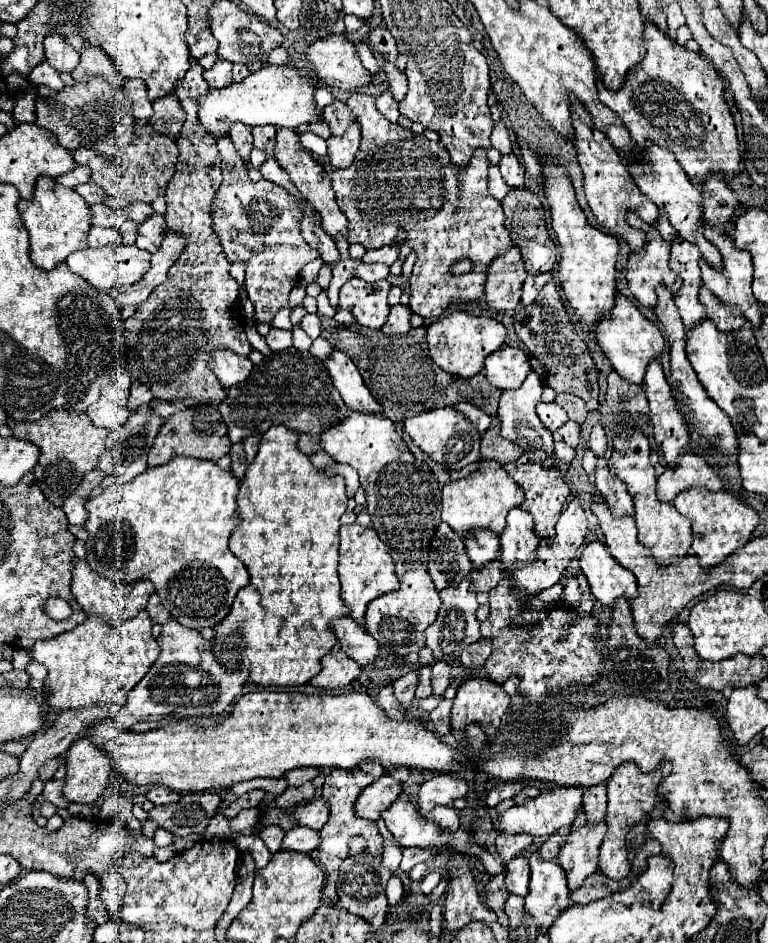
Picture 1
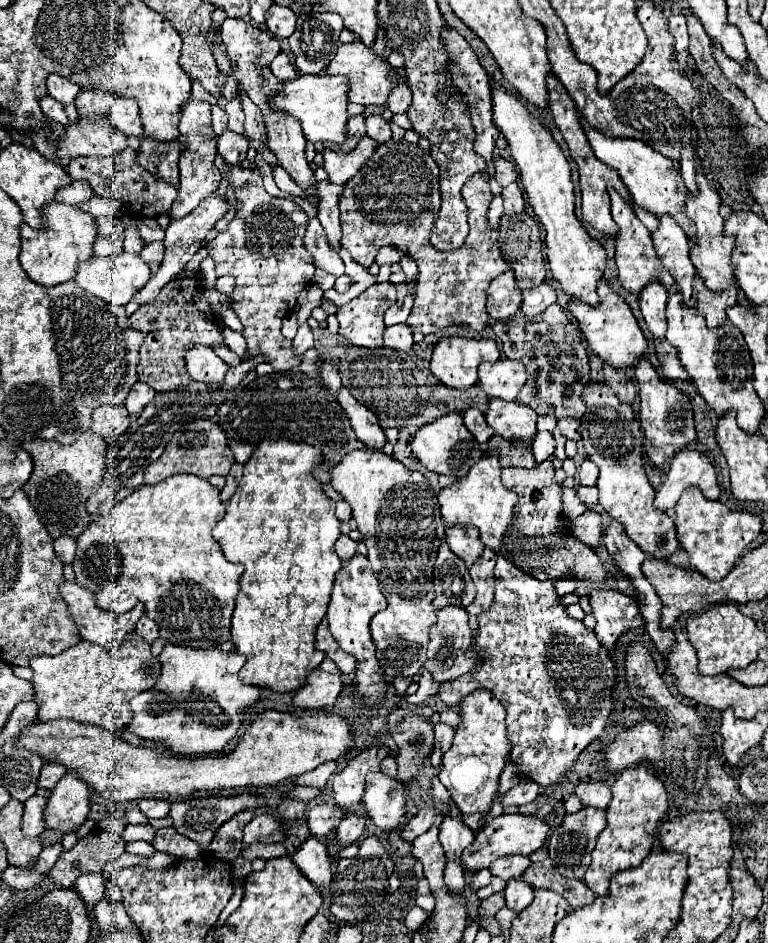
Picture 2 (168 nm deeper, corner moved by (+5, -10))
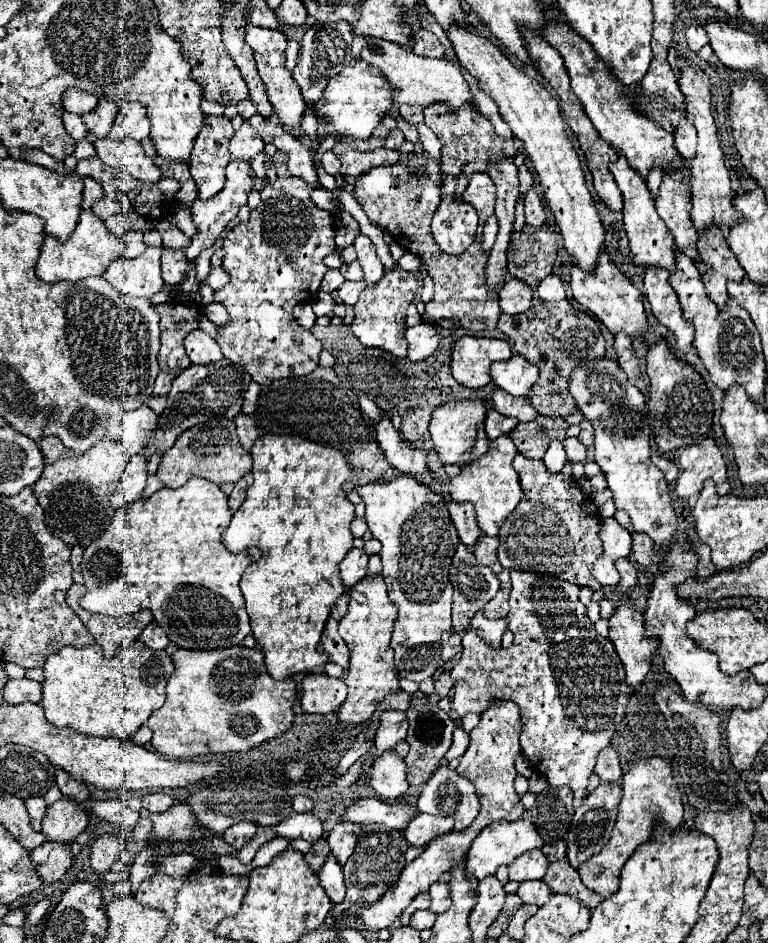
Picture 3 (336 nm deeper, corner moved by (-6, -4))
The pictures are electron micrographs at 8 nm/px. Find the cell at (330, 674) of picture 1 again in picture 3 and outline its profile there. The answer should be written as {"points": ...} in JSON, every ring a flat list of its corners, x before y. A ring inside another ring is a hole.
{"points":[[307,674,303,678,301,706,309,714,337,712,345,702,347,684,343,678,329,678,327,674]]}

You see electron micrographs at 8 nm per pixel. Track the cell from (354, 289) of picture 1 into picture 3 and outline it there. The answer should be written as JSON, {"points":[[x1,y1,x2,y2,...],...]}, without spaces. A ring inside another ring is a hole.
{"points":[[397,268,393,272,385,272,385,276,377,284,369,284,359,294,359,302,355,304,355,318,351,322,351,330,361,340,363,346,383,348,399,358,403,358,407,354,405,308,409,302,413,302,415,290,417,290,415,274]]}

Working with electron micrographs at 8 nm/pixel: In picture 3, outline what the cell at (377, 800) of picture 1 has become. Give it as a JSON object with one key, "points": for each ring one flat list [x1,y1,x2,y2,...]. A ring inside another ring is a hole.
{"points":[[339,822,331,834,327,836,327,842,331,846,331,852,337,856,339,864,345,864,347,858,353,854,353,848,357,844,357,836,363,832,361,824,351,824,351,822]]}

